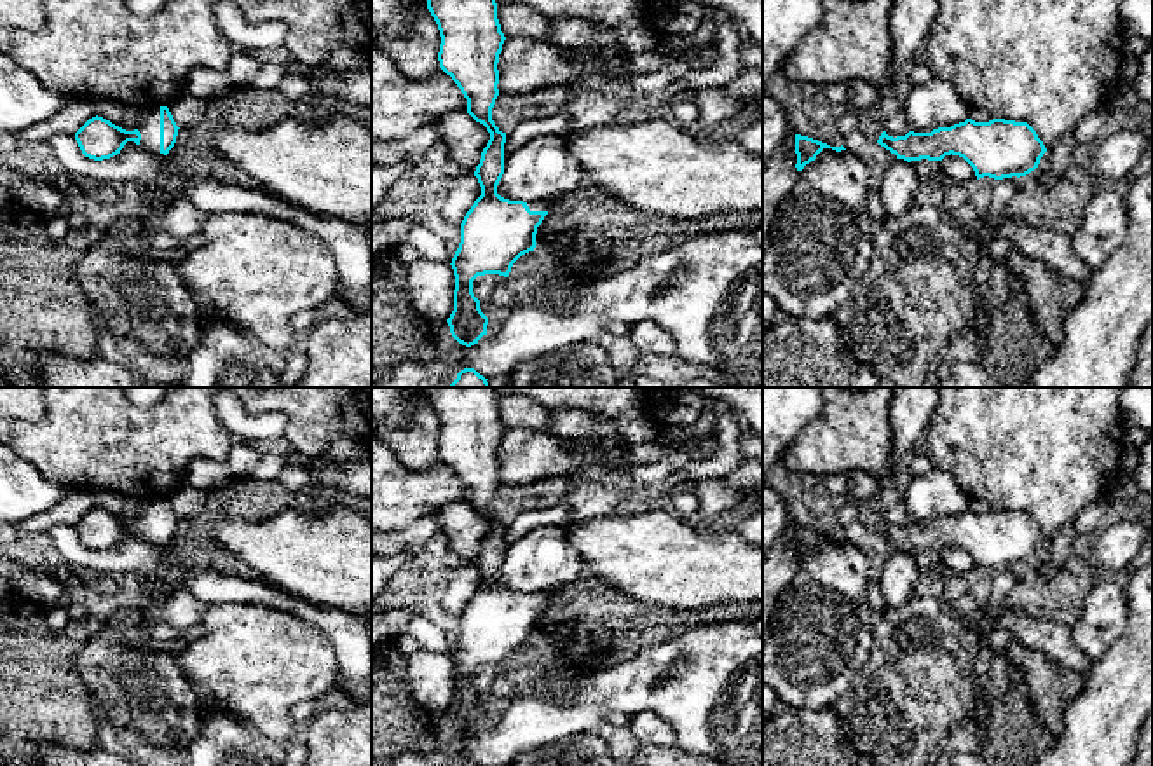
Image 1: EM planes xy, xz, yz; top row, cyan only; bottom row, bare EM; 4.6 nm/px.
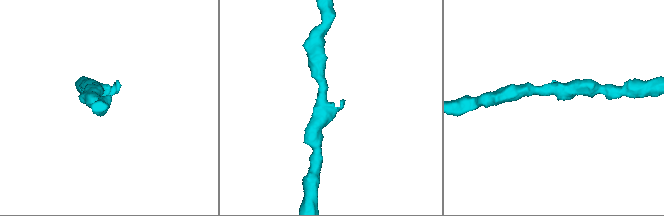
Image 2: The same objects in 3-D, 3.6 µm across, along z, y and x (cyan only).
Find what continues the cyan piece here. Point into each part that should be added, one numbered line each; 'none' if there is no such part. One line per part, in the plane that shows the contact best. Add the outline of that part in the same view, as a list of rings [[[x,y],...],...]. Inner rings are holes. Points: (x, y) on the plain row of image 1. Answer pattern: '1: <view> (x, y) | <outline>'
1: xy (150, 519) | [[[160,497],[147,503],[138,522],[141,525],[140,537],[160,544]]]

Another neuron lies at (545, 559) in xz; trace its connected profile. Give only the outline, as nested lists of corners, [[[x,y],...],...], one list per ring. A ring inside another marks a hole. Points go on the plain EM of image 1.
[[[542,525],[516,539],[504,553],[497,585],[509,592],[542,592],[586,576],[586,562],[563,527]]]

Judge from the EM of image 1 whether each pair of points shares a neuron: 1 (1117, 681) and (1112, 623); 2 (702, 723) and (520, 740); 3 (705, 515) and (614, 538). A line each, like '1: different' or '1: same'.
1: different
2: same
3: different

